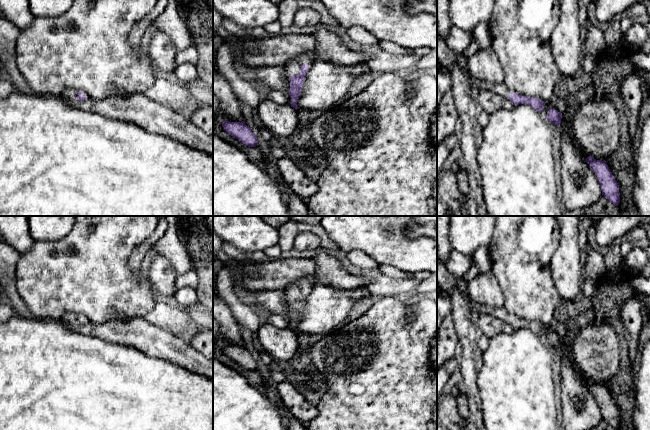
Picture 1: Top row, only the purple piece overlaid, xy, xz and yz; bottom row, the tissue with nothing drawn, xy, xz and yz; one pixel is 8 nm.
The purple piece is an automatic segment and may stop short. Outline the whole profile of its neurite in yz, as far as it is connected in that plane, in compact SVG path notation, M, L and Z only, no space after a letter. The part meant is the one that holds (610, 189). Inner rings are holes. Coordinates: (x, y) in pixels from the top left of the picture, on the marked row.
M591 156L587 157L586 162L589 164L591 170L597 176L601 186L602 195L606 197L611 203L618 206L620 203L619 185L615 180L611 170L609 169L605 160L596 160Z

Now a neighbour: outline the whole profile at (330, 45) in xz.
M320 28L312 35L317 41L317 53L335 65L353 66L371 58L368 54L351 50L341 36L329 28Z

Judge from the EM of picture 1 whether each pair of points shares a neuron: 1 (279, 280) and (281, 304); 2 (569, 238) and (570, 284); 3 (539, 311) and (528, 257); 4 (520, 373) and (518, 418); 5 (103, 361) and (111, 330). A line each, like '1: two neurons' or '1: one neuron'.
1: two neurons
2: one neuron
3: one neuron
4: one neuron
5: two neurons

